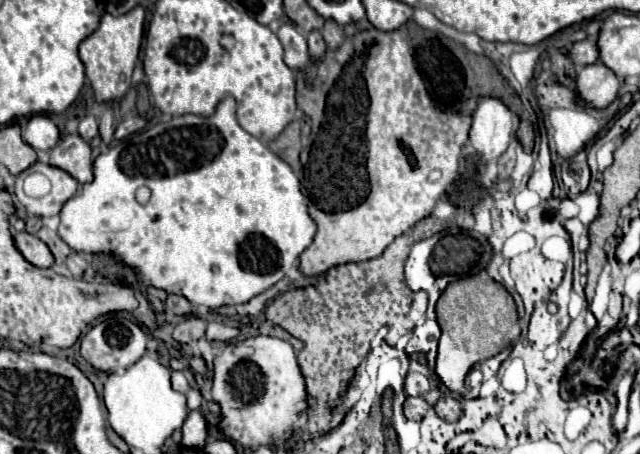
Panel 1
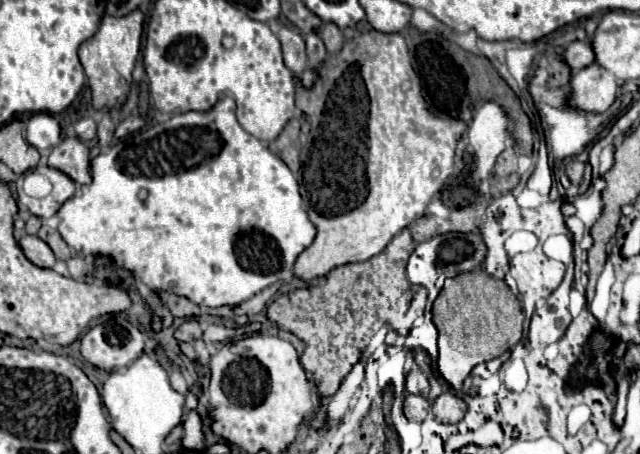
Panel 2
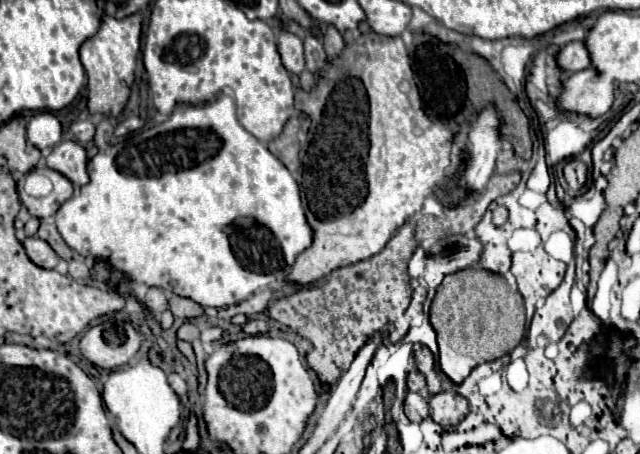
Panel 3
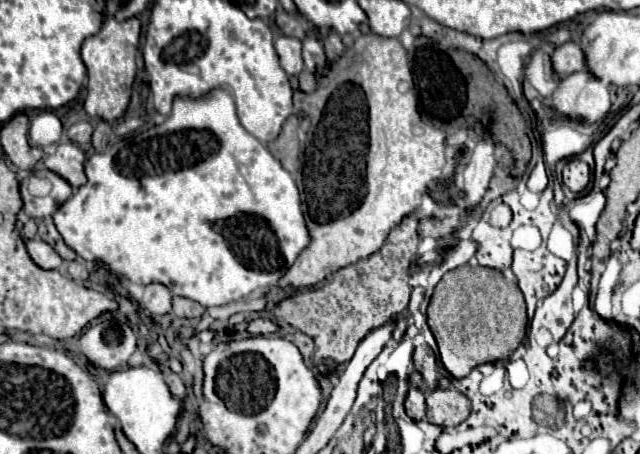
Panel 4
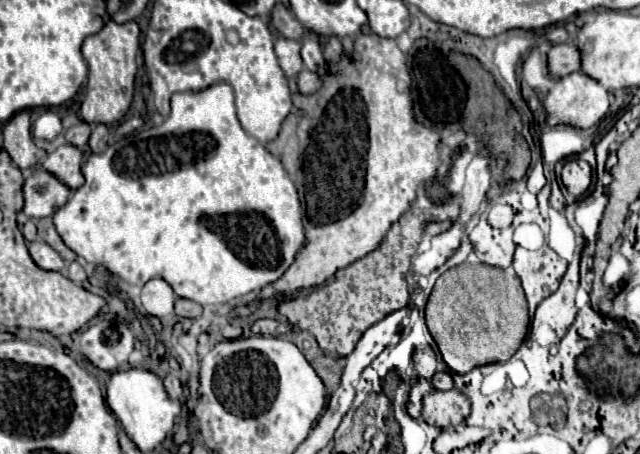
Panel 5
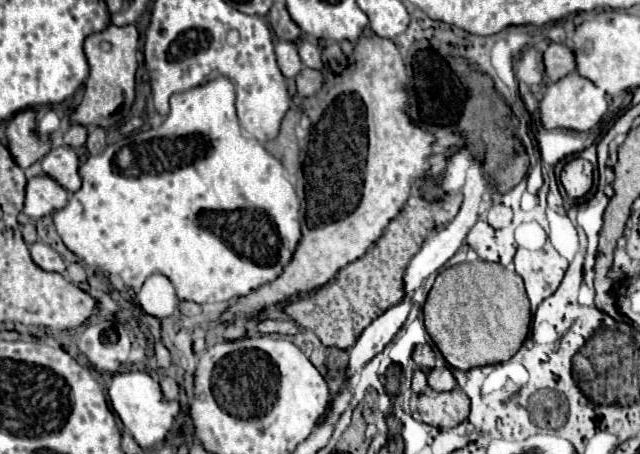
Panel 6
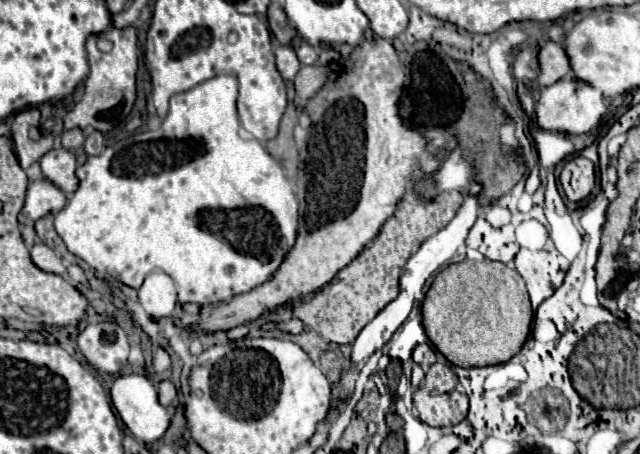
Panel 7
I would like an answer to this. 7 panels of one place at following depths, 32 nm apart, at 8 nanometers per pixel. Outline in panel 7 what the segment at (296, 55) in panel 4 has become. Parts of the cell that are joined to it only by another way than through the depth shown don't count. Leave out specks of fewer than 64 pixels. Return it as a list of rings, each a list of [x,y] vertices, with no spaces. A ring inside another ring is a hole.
[[[278,46],[276,48],[276,68],[284,80],[292,80],[300,70],[300,60],[292,46]]]

